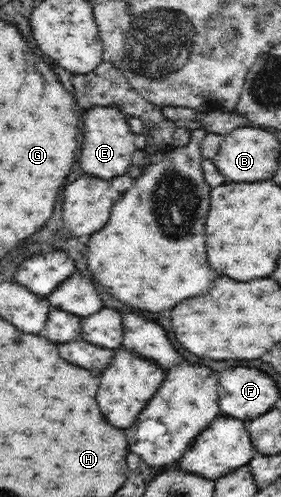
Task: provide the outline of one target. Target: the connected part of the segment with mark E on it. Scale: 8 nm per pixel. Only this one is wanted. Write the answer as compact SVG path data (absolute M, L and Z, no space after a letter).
M118 107L90 108L84 116L84 146L80 156L80 168L104 180L122 176L132 166L132 155L136 150L134 132L130 129L128 118Z

